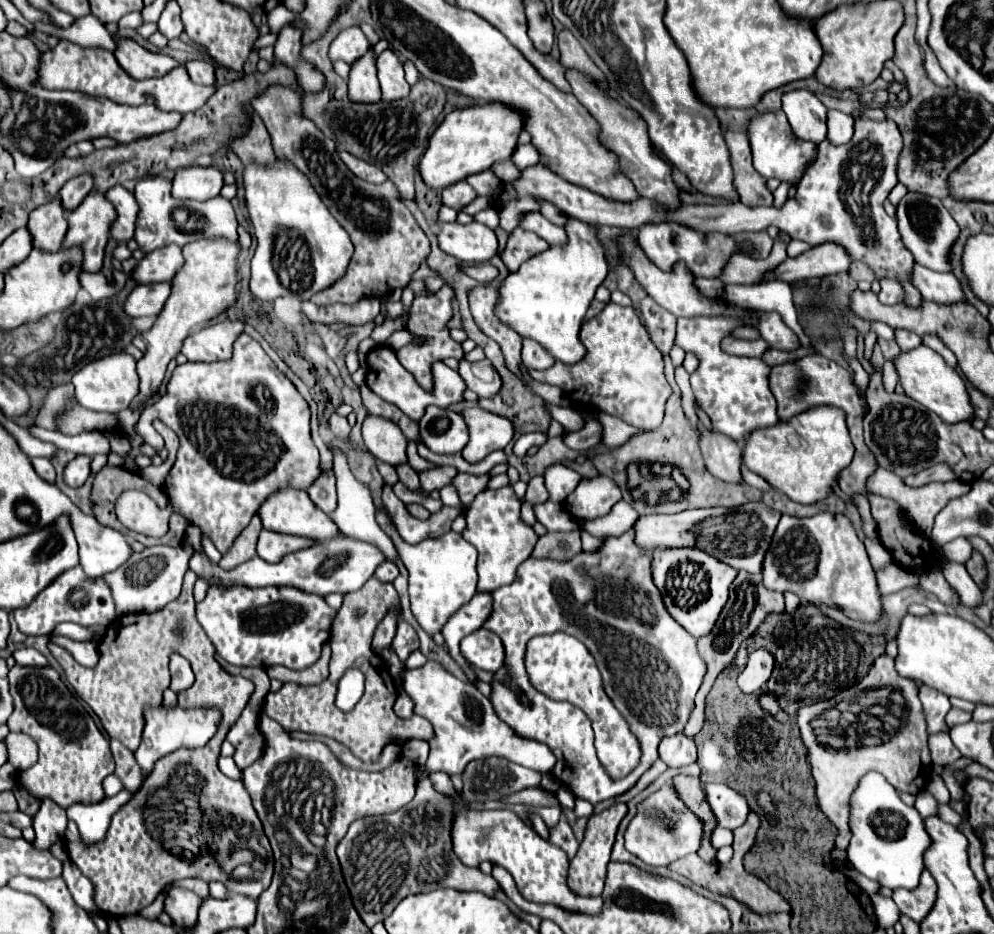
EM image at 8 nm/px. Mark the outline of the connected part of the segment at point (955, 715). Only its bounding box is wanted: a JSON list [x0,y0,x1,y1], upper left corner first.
[947,708,971,728]

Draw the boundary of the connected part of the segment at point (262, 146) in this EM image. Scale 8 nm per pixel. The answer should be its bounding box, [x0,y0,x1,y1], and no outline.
[231,112,275,166]

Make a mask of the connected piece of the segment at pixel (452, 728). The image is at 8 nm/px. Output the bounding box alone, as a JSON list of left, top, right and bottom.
[403,662,555,774]

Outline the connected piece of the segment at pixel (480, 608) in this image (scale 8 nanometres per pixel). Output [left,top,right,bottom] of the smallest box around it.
[441,594,491,664]

